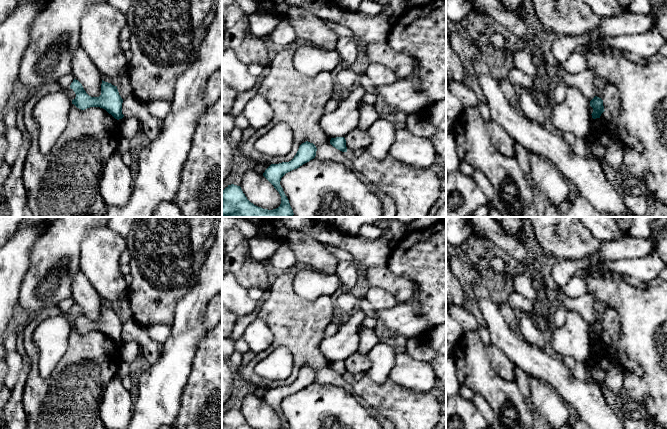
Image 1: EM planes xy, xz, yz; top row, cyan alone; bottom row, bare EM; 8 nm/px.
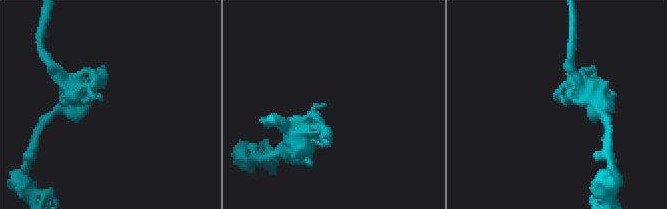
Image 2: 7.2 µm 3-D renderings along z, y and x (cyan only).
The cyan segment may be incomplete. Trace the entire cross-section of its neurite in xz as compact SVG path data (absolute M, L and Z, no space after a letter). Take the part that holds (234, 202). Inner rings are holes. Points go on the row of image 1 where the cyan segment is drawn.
M308 141L302 143L289 162L271 164L263 176L274 186L281 196L281 204L273 210L263 209L251 203L240 186L231 184L222 190L222 217L293 217L289 200L280 185L281 178L288 172L299 168L314 159L317 148Z

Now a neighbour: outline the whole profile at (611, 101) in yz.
M611 85L605 89L604 93L604 110L611 114L617 114L619 110L618 89L614 85Z

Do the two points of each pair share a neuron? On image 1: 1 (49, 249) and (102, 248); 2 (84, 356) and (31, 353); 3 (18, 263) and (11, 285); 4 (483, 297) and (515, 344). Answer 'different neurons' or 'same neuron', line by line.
1: different neurons
2: same neuron
3: same neuron
4: same neuron

